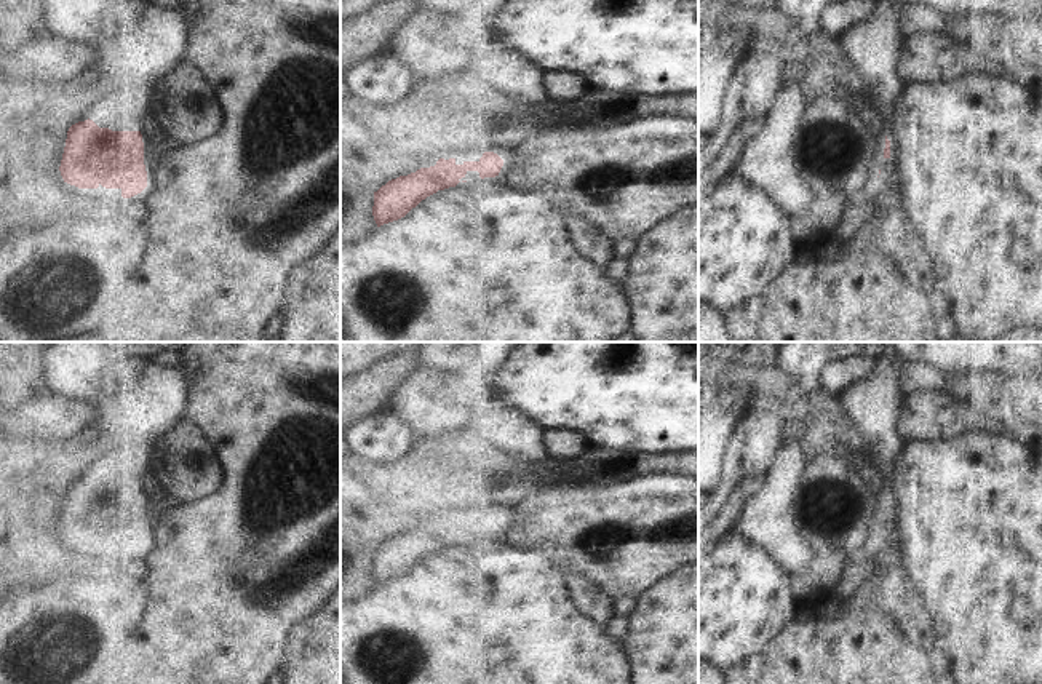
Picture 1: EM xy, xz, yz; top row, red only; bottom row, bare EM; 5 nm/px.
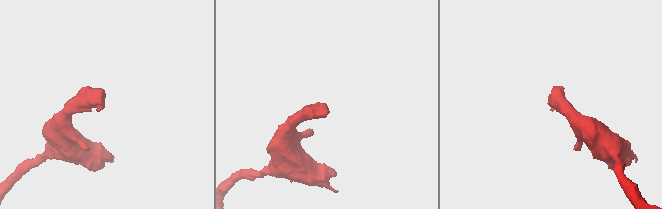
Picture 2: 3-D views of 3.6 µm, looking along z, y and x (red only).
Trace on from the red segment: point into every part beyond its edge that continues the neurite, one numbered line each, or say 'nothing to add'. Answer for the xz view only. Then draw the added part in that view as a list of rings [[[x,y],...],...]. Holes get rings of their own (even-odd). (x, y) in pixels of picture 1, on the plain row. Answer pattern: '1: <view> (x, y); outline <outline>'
nothing to add

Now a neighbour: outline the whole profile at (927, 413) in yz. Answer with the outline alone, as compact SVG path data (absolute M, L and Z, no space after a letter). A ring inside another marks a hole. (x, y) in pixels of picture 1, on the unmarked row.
M911 377L900 401L897 430L905 444L945 441L968 431L1012 431L1007 425L983 416L972 404L954 398L930 377Z

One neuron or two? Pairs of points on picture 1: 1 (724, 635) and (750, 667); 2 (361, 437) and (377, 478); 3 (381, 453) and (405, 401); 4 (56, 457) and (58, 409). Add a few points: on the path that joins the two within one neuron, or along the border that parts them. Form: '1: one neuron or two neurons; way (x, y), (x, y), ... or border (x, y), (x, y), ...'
1: two neurons; border (761, 654), (751, 654), (729, 667)
2: two neurons; border (408, 449), (381, 464), (371, 464), (357, 457)
3: two neurons; border (384, 409), (392, 413), (413, 435)
4: two neurons; border (93, 433), (67, 440), (19, 438)

